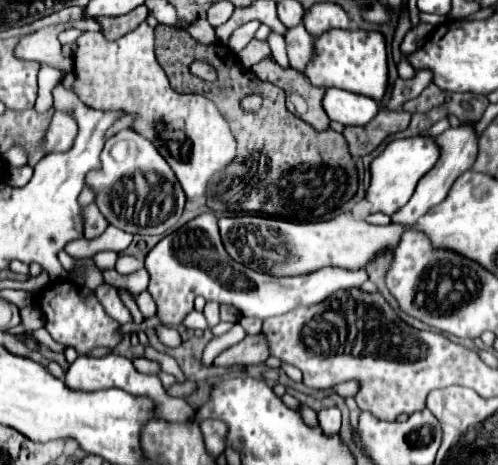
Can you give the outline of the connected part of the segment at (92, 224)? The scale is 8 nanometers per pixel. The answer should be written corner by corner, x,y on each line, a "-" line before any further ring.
94,204
84,206
82,208
82,216
84,219
83,232
84,236
86,236
88,240
92,240
92,238
100,236
100,234
106,230
106,226
108,226
106,218
100,214
100,210
98,210

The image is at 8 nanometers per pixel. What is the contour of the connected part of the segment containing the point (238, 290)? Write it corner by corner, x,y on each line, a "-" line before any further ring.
212,212
200,214
176,232
164,236
146,256
146,270
150,274
148,292
158,306
158,318
166,326
178,326
194,308
194,298
204,296
208,302
232,304
242,316
270,318
286,314
298,306
312,306
326,300
338,290
360,288
368,274
366,270
346,268
322,268
312,274
276,278
254,272
228,256
218,234
218,220

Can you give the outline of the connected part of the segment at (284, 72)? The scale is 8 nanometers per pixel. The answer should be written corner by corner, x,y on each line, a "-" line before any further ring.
266,56
262,62
258,62
258,66
252,66
252,72
260,80
268,80
280,86
288,94
288,110
298,118
302,118
316,130
328,128
328,116
322,108
324,88
312,86
306,76
302,72
296,72
294,68
282,68
272,56

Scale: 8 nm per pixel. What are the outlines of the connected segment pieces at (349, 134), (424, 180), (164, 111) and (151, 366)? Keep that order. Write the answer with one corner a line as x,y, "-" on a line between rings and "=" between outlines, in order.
380,110
374,116
374,120
370,120
368,124
360,128
344,128
342,134
348,142
350,154
354,158
362,158
370,154
378,144
382,144
384,138
404,130
408,124
410,124
410,112
406,110
398,110
398,112
=
460,124
458,128
448,128
446,132
442,132
438,136
440,140
440,160
436,162
436,168
432,168
432,172
428,172
426,176
420,178
420,184
416,186
414,196
410,198
410,202
406,206
402,206
394,216
392,222
398,224
414,224
420,216
424,216
432,206
440,204
440,200
446,198
448,190
452,188
452,184
456,182
458,176
462,176
468,168
472,168
472,164
476,162
476,154
478,154
478,136
474,126
470,124
=
142,22
136,30
128,32
126,36
122,36
114,42
108,42
100,32
82,32
76,40
74,76
76,76
76,80
72,84
72,90
88,108
106,110
106,112
118,110
118,112
134,116
130,128
134,132
138,132
140,136
144,136
146,140
152,140
152,144
156,144
158,152
168,160
170,168
174,170
174,174
180,180
188,198
202,196
210,176
216,174
218,170
226,168
234,160
236,140
228,128
228,122
218,112
216,104
212,100
208,100
206,96
178,94
170,86
164,70
160,68
160,64
154,56
154,30
146,22
=
136,358
136,360
132,360
132,364
142,374
158,374
160,372
160,364
154,360
148,360
148,358

